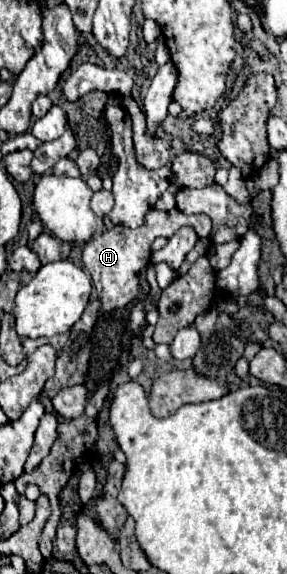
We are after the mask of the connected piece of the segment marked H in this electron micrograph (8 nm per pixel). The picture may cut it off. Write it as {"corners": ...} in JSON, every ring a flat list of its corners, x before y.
{"corners":[[176,208,170,212,150,210,146,214,146,222,140,228,132,230,132,228,124,228,124,226,114,226,112,230,106,230,100,236,94,236,90,242,84,244,82,262,92,274,92,284,96,288,98,300,102,302,102,312,112,312,116,308,124,308,128,302,132,302,136,298,136,294,138,294,138,272,150,264,150,246,152,246,154,238,172,236,182,226,194,228,198,238,208,238,212,222,206,214,186,216,186,214,178,212]]}

